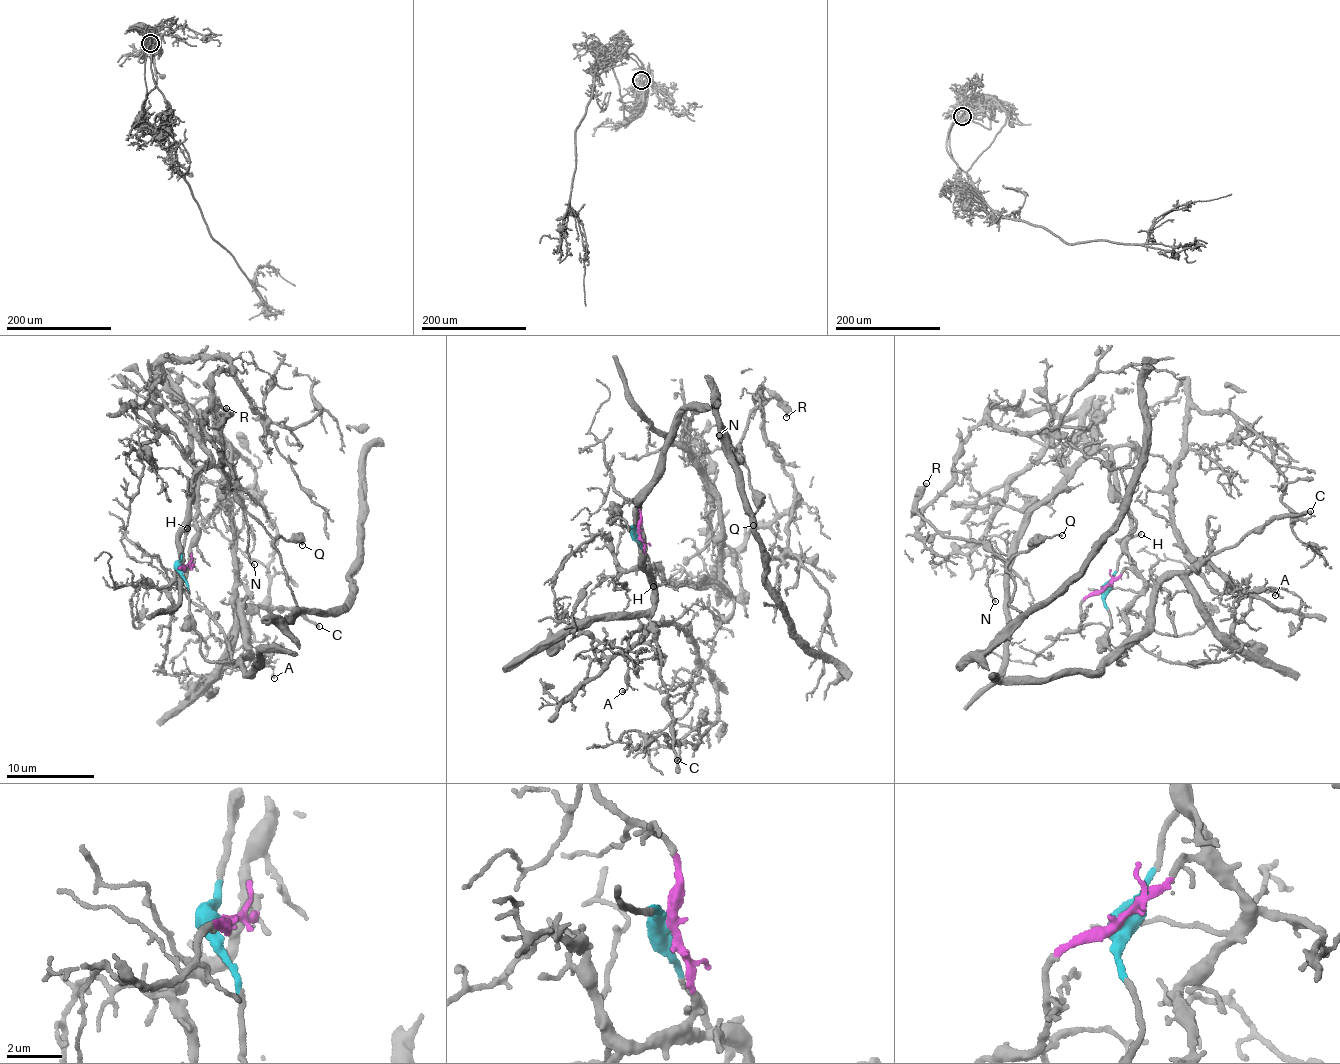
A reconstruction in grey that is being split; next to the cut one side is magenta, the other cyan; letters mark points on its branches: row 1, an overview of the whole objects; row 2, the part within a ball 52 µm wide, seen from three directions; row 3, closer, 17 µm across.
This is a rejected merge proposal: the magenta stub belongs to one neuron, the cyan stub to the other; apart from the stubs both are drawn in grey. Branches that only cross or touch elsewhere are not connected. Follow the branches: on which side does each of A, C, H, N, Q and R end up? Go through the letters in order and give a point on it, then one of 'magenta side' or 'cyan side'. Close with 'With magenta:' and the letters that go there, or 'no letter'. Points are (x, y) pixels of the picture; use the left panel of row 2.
A: (274, 678) | magenta side
C: (319, 626) | cyan side
H: (187, 528) | cyan side
N: (254, 564) | cyan side
Q: (302, 545) | cyan side
R: (226, 408) | cyan side
With magenta: A

